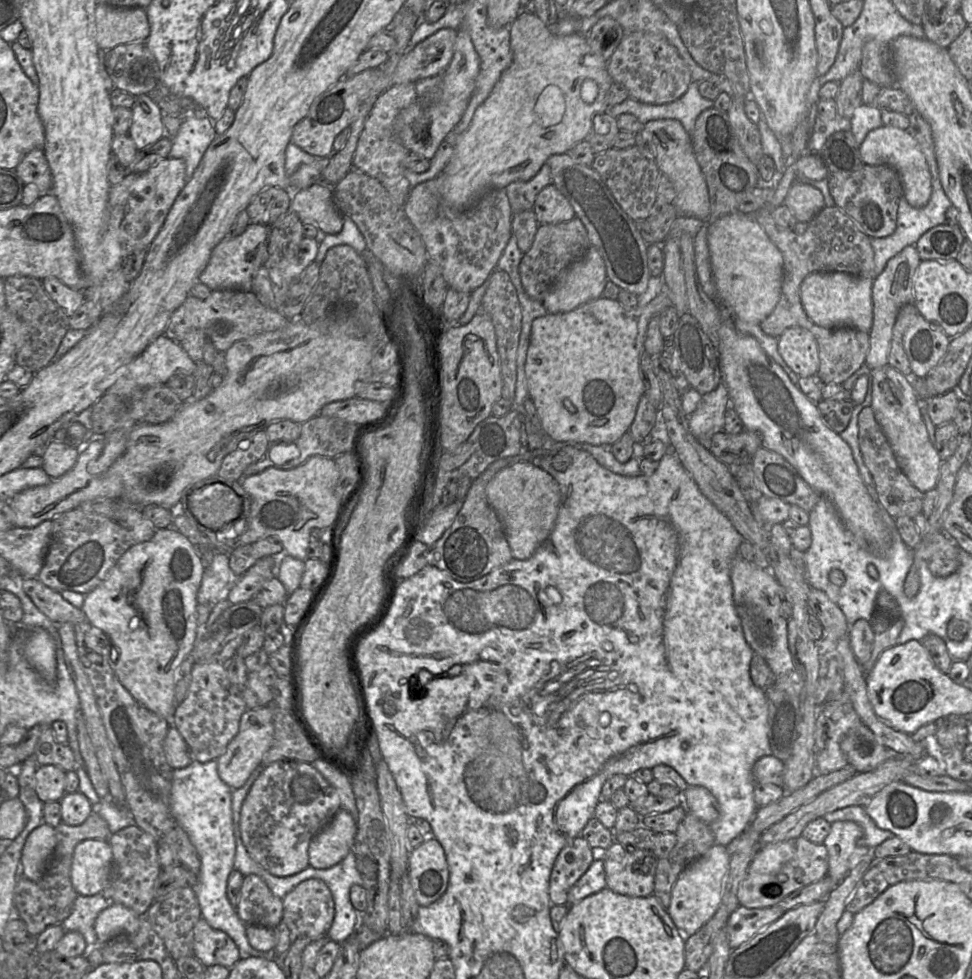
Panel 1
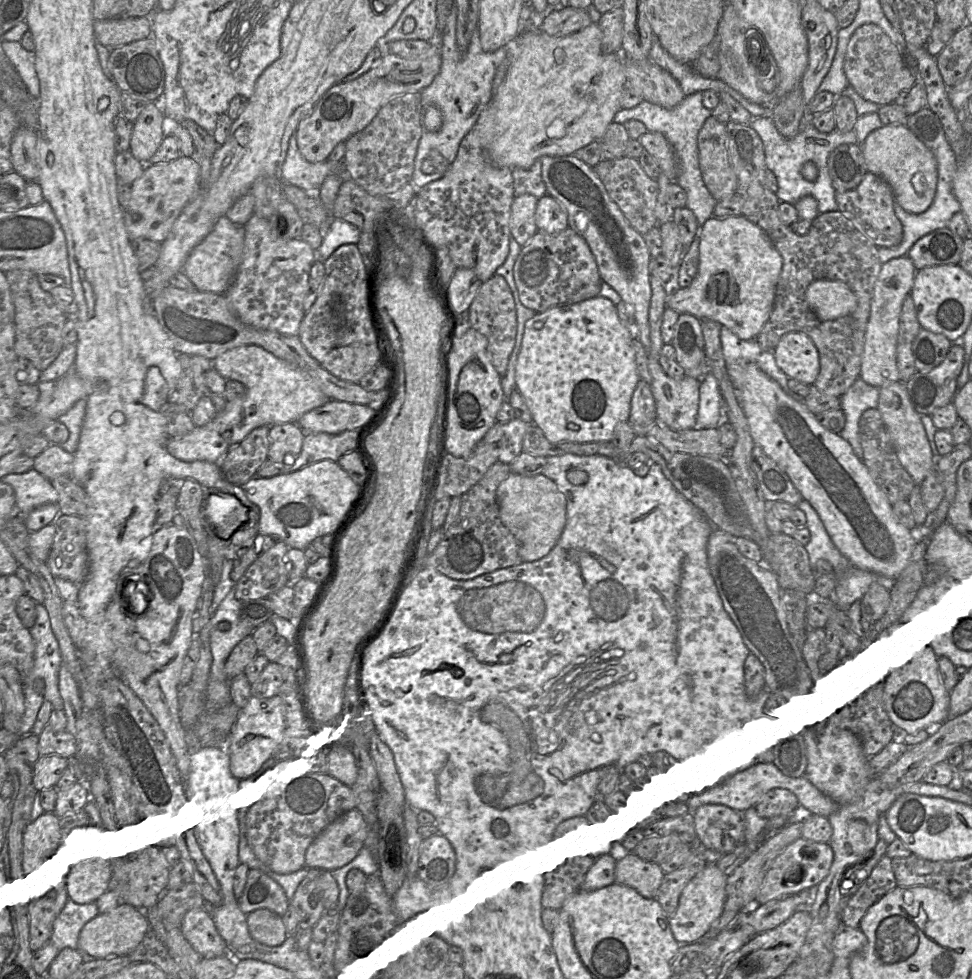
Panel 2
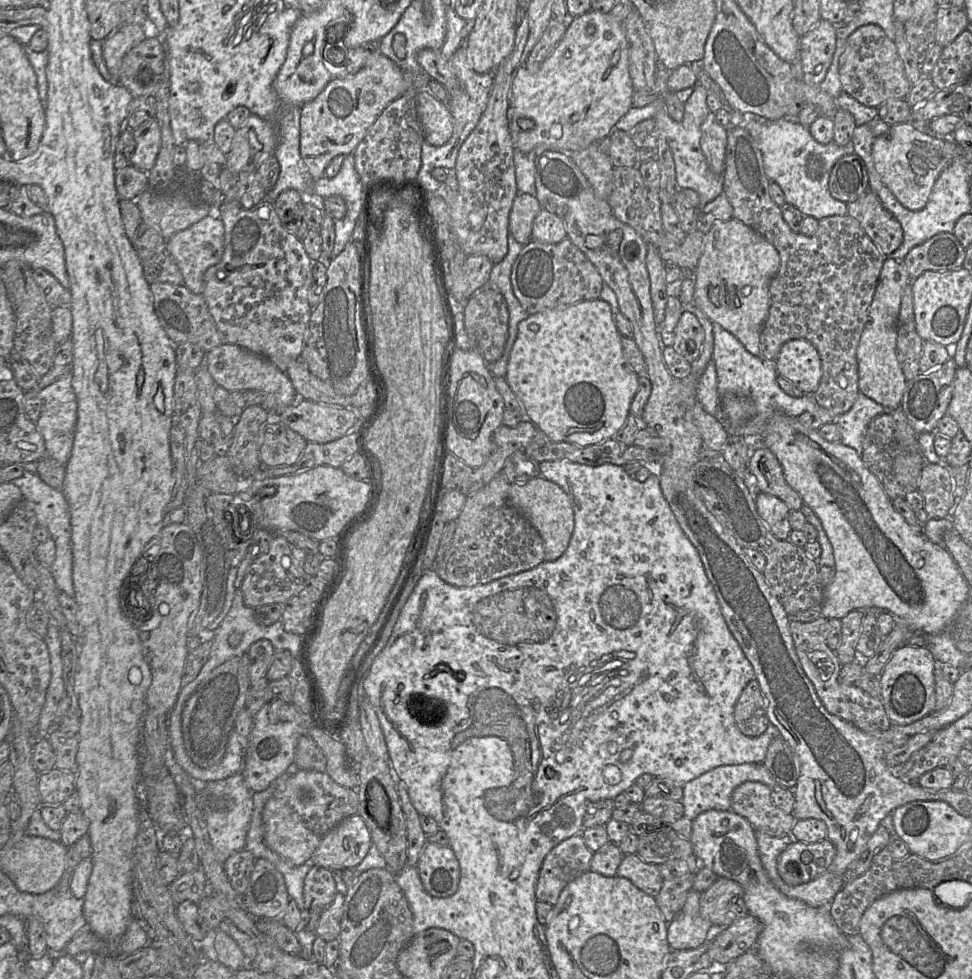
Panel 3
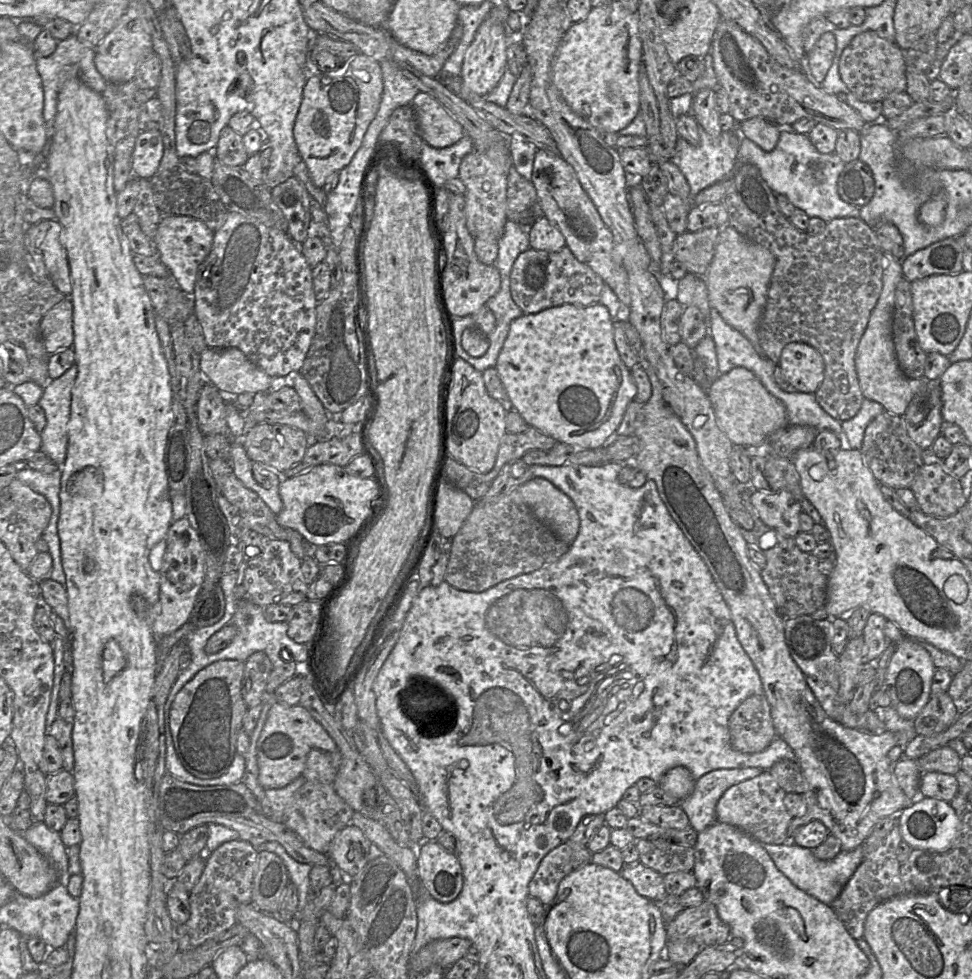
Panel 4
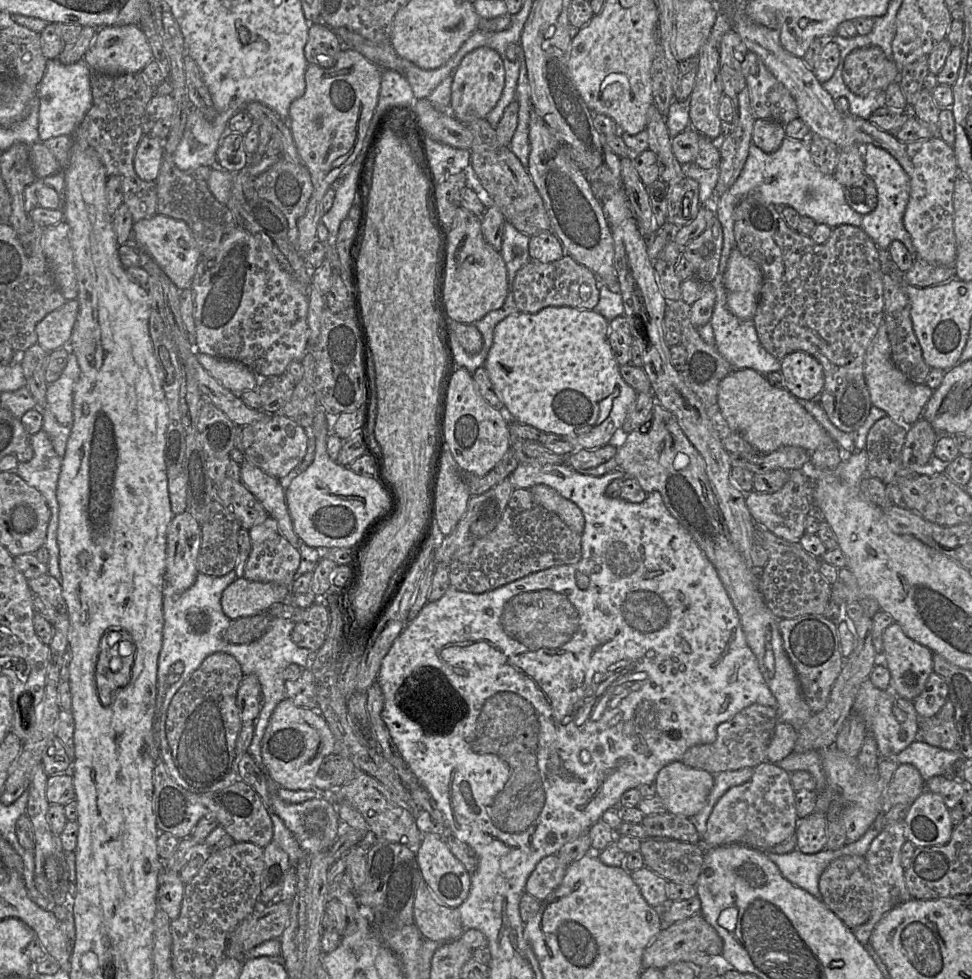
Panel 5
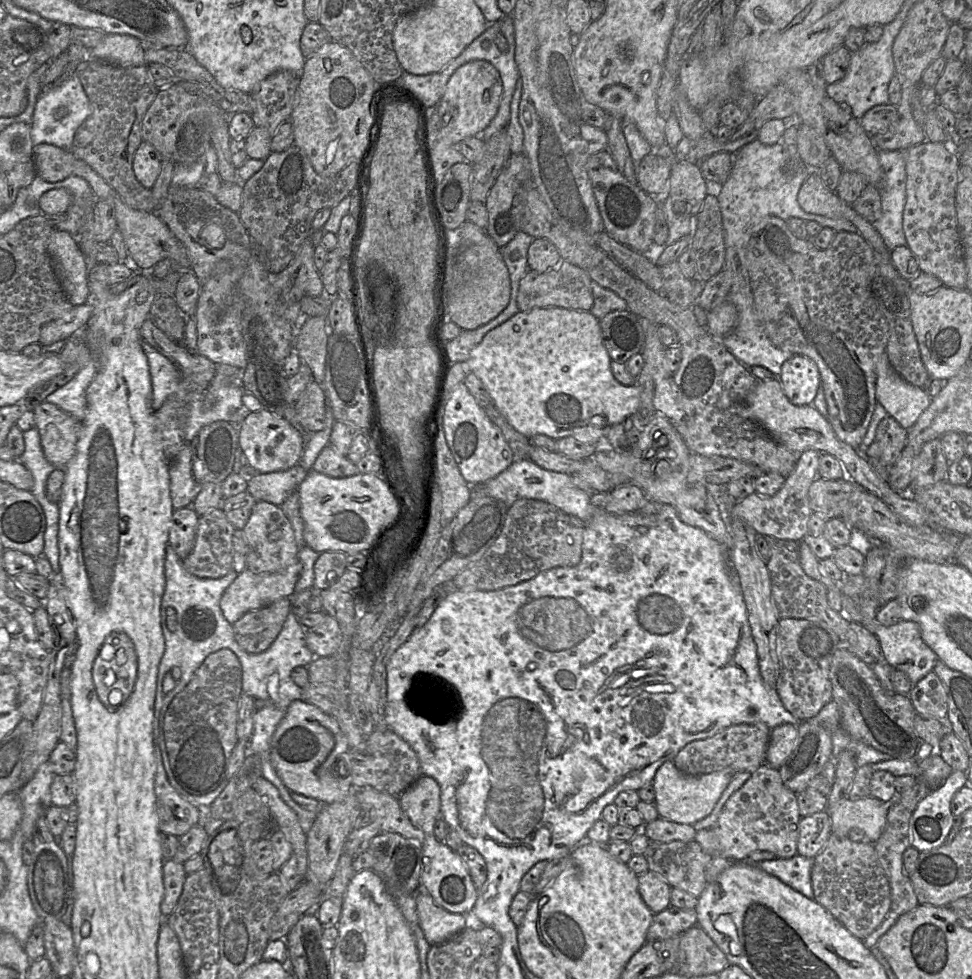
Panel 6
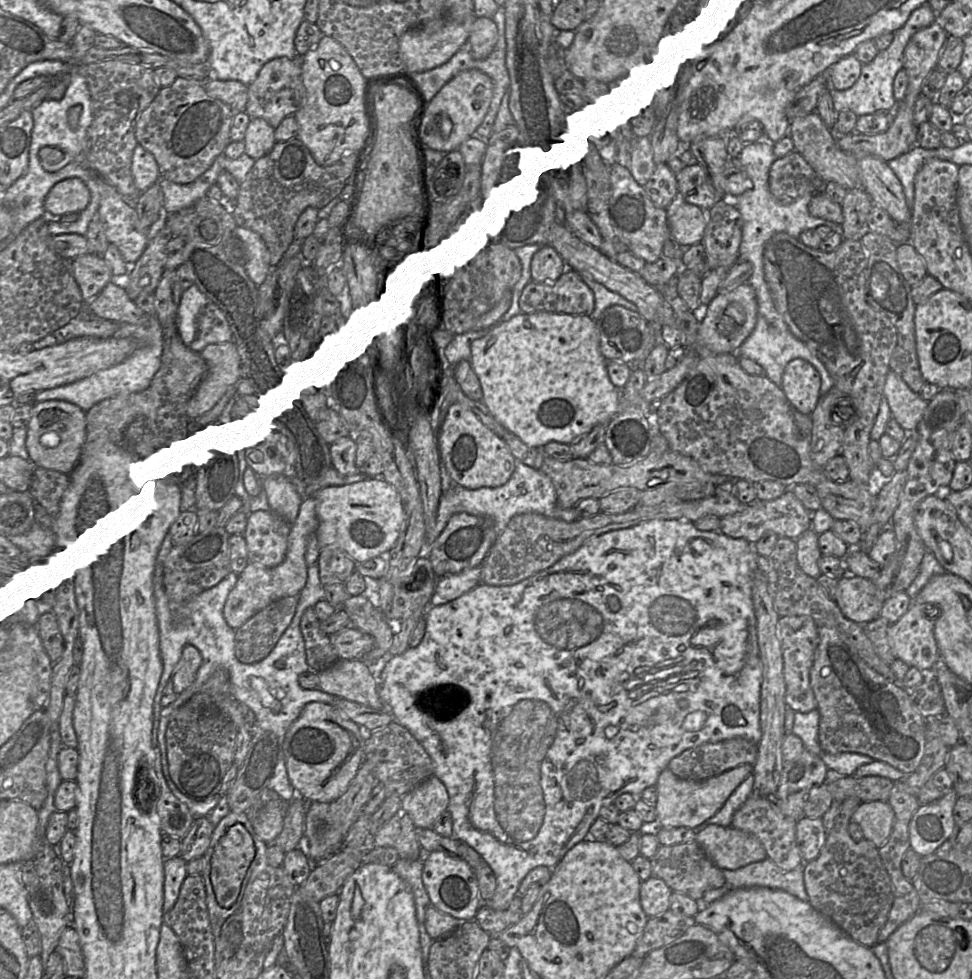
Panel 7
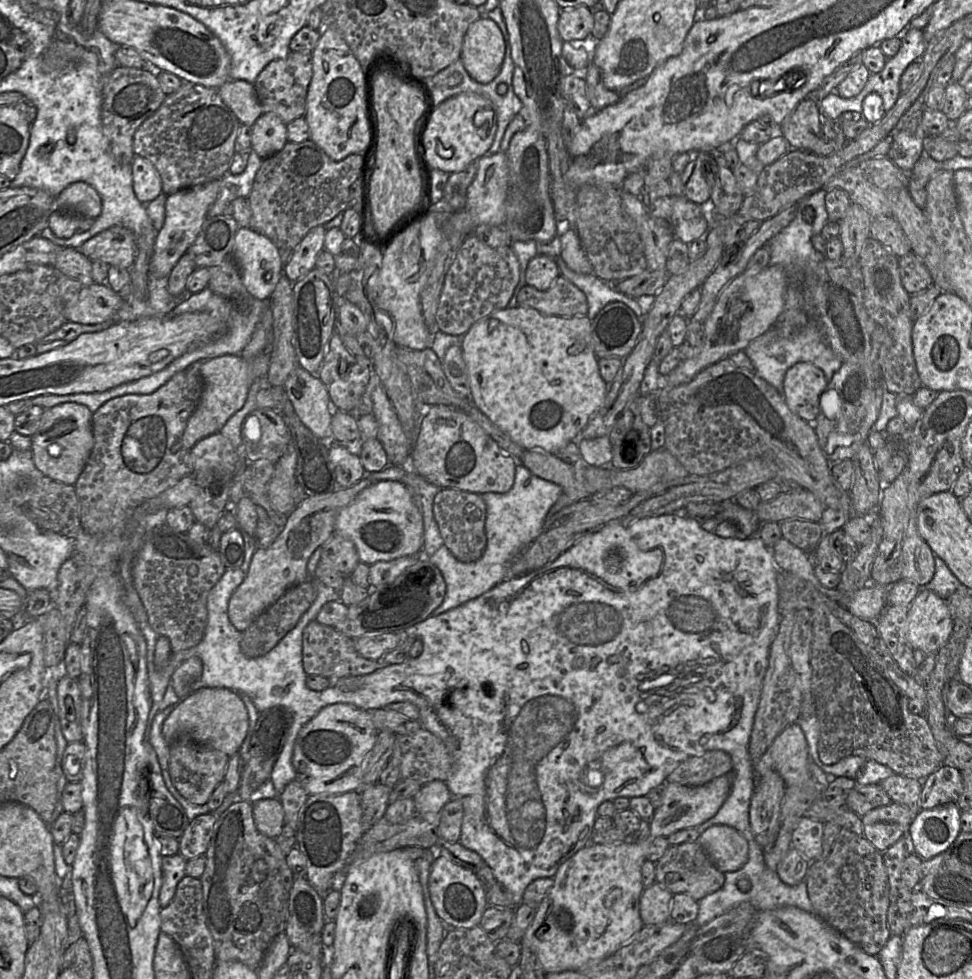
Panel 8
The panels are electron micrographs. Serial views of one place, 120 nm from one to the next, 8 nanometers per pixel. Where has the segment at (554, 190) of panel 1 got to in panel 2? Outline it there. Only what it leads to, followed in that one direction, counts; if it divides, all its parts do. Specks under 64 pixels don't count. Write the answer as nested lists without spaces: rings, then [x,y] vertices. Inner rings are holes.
[[[546,194],[537,202],[535,223],[538,230],[557,234],[568,228],[568,214],[556,199]]]

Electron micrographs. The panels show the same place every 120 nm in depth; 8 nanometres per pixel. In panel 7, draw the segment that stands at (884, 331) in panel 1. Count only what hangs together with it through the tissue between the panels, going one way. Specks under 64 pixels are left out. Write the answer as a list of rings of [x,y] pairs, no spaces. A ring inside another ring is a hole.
[[[889,371],[883,389],[883,396],[890,407],[892,417],[907,432],[913,432],[921,420],[928,402],[914,392],[893,371]]]

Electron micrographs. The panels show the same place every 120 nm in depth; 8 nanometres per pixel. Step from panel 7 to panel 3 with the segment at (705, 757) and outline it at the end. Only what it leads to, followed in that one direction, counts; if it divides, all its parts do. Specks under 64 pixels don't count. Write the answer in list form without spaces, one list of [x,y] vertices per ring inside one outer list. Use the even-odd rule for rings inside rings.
[[[756,678],[740,694],[734,707],[734,719],[738,729],[749,737],[760,736],[768,728],[766,700]]]

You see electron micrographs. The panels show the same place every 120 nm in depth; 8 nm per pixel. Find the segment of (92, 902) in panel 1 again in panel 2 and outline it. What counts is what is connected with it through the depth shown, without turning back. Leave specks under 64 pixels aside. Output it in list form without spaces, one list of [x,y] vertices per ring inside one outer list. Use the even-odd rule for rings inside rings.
[[[68,899],[53,923],[50,942],[60,951],[78,949],[78,938],[83,927],[99,915],[96,903],[79,904]]]

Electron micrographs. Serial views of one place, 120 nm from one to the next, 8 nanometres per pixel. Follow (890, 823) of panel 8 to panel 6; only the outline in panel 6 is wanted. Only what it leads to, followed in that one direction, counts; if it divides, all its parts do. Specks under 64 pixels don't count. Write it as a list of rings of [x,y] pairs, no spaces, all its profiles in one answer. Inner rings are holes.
[[[866,797],[858,800],[844,798],[832,805],[827,805],[831,820],[831,834],[846,837],[853,828],[859,828],[866,836],[866,840],[875,843],[882,835],[888,813],[888,804]]]

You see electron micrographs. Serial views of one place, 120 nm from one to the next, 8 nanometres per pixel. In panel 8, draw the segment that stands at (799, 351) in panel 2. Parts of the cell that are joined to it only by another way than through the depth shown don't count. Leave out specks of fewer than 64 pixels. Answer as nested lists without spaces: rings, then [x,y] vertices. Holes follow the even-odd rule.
[[[797,362],[789,367],[783,380],[783,398],[790,411],[813,423],[828,382],[823,371],[811,363]]]

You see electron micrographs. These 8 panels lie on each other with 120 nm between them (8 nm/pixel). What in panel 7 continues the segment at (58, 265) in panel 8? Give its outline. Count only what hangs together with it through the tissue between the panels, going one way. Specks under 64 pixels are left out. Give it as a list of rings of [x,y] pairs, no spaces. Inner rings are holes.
[[[84,254],[71,260],[70,267],[85,304],[113,280],[112,271],[106,261],[95,254]]]

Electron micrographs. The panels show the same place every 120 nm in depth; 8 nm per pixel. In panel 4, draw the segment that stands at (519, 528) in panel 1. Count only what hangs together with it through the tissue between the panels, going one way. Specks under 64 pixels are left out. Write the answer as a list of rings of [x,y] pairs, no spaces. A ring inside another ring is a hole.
[[[533,477],[518,490],[536,517],[557,537],[569,545],[574,542],[580,529],[580,516],[569,496],[541,477]]]

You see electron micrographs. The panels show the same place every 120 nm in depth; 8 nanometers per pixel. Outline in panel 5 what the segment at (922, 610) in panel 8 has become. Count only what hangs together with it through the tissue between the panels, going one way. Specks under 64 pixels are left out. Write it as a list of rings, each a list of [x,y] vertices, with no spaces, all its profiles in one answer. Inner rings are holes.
[[[893,623],[883,632],[883,662],[890,671],[889,690],[893,694],[913,701],[925,688],[929,675],[933,671],[933,652],[927,647],[909,638],[900,625]]]

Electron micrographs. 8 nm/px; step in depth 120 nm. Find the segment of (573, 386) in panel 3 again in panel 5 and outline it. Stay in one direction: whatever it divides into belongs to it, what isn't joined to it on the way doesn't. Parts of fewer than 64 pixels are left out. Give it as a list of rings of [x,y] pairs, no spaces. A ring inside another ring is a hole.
[[[548,306],[536,313],[519,312],[500,321],[495,326],[484,368],[509,420],[533,426],[541,432],[565,436],[575,449],[608,444],[612,436],[622,430],[638,394],[620,374],[608,332],[609,321],[595,310],[583,307]]]

